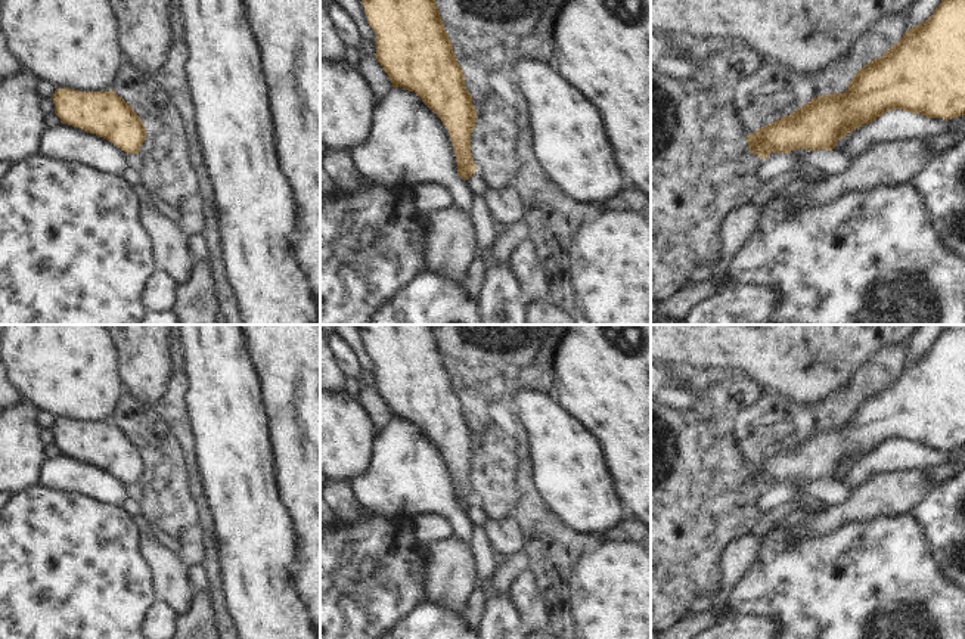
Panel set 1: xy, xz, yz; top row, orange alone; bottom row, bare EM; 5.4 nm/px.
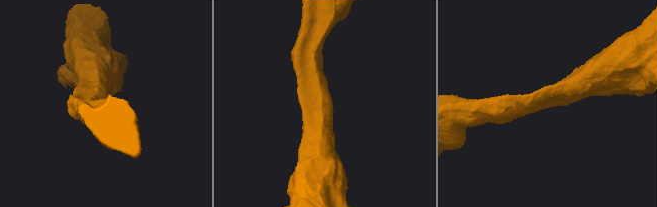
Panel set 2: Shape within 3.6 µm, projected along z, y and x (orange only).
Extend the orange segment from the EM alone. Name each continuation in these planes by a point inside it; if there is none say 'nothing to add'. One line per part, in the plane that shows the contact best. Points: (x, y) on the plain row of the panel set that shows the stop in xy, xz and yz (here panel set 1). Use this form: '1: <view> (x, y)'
nothing to add

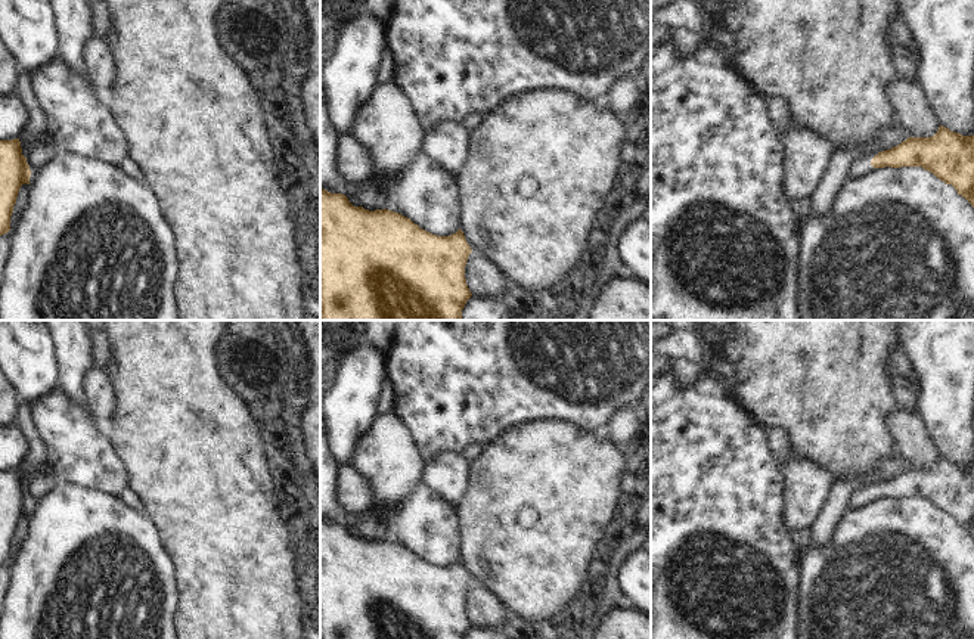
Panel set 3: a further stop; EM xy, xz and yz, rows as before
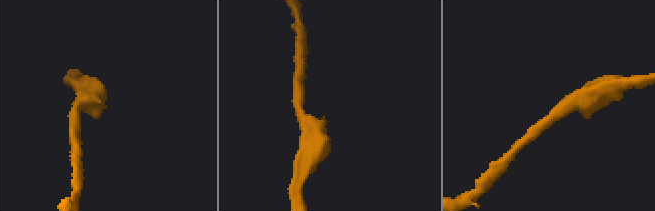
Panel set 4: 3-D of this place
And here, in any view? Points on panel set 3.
1: yz (862, 496)

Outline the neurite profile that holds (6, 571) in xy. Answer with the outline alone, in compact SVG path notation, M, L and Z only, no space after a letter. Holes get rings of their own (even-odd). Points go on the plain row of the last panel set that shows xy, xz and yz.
M10 559L7 564L0 567L0 623L6 609L7 593L13 583L13 561Z

